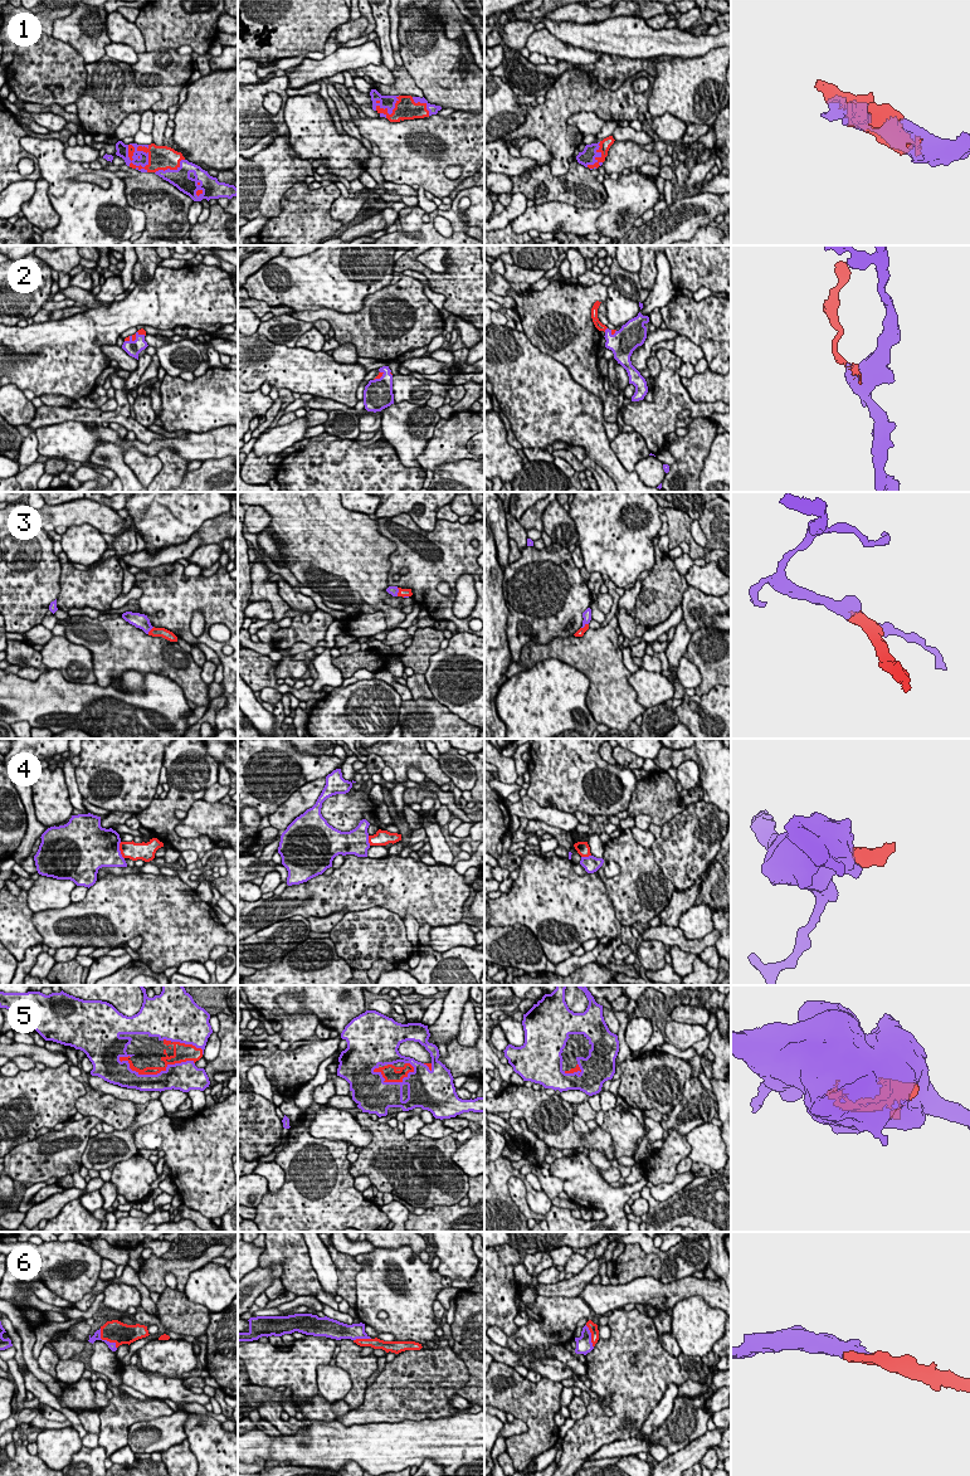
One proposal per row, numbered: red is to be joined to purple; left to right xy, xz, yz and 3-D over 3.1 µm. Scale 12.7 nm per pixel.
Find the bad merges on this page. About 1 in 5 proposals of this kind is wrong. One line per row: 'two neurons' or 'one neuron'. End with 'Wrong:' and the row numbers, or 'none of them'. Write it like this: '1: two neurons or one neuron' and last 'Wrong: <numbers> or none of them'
1: one neuron
2: one neuron
3: one neuron
4: two neurons
5: one neuron
6: one neuron
Wrong: 4

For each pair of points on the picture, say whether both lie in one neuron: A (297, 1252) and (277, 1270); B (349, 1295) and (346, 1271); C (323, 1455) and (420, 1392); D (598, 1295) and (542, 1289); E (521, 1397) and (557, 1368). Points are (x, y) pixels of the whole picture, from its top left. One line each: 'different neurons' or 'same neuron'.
A: different neurons
B: same neuron
C: different neurons
D: different neurons
E: different neurons

